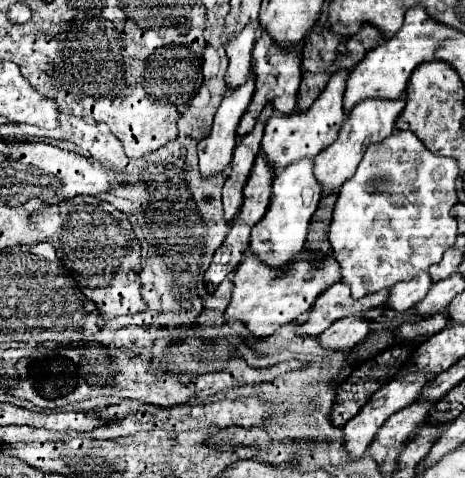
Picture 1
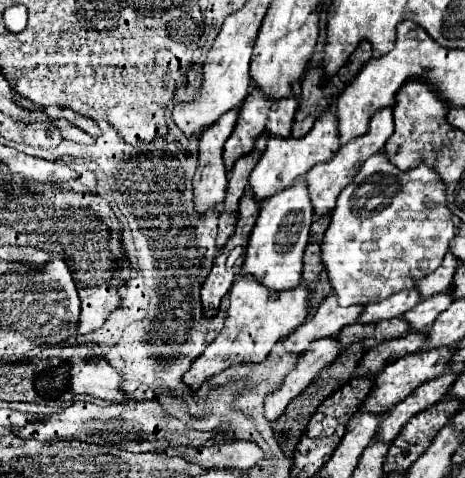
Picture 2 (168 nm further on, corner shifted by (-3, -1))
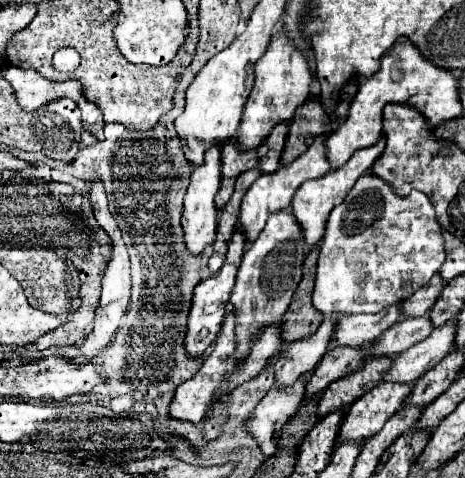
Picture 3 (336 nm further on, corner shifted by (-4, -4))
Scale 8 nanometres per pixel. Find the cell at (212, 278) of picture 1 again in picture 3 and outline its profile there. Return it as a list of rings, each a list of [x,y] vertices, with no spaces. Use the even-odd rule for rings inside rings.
[[[235,230],[233,238],[229,242],[229,252],[227,252],[227,258],[225,258],[221,270],[217,274],[209,276],[207,280],[199,282],[193,290],[193,308],[191,308],[189,322],[187,322],[187,354],[191,354],[191,356],[205,354],[207,348],[211,346],[211,342],[215,340],[221,324],[223,324],[223,318],[227,312],[227,302],[229,302],[231,290],[235,286],[235,276],[237,276],[239,262],[243,256],[243,246],[245,246],[245,236],[241,230]],[[235,236],[241,236],[241,238],[235,238]]]

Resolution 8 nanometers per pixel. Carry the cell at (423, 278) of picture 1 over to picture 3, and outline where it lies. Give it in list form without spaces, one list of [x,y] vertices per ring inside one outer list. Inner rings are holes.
[[[399,304],[383,308],[377,314],[345,314],[337,320],[335,340],[341,346],[367,346],[399,320]]]

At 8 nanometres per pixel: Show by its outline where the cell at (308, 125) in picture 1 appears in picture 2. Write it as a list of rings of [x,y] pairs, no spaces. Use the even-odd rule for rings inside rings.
[[[326,111],[310,129],[310,133],[304,139],[280,139],[280,137],[268,137],[268,147],[262,155],[262,159],[258,161],[258,165],[254,167],[252,175],[250,175],[250,189],[254,193],[254,197],[258,201],[264,201],[268,197],[272,197],[274,193],[286,189],[288,185],[292,185],[298,177],[306,175],[308,169],[312,169],[316,163],[324,163],[330,161],[330,157],[340,149],[340,141],[338,141],[338,121],[334,117],[332,111]]]

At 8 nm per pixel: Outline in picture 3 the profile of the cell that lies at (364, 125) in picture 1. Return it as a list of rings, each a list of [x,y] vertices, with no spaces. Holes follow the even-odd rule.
[[[381,136],[377,144],[373,144],[373,146],[369,146],[369,148],[357,150],[341,168],[331,170],[331,172],[327,172],[327,174],[321,176],[321,178],[307,180],[305,184],[301,184],[301,186],[297,188],[297,192],[295,192],[295,196],[293,196],[291,208],[293,208],[293,214],[295,214],[295,218],[299,220],[303,232],[305,232],[305,242],[307,242],[309,246],[315,246],[315,244],[323,238],[323,234],[325,234],[325,224],[327,224],[327,218],[329,218],[329,214],[331,214],[331,208],[337,206],[337,204],[341,204],[341,202],[345,200],[345,196],[349,194],[349,190],[353,188],[353,184],[357,182],[357,178],[375,164],[375,160],[381,156],[383,148],[385,148],[385,136]]]

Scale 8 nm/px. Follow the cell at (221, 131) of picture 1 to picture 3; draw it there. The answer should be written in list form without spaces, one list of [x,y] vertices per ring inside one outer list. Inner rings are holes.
[[[213,144],[205,152],[205,162],[193,170],[191,184],[185,194],[185,208],[183,208],[181,224],[185,230],[185,244],[187,244],[189,252],[193,252],[193,254],[201,254],[215,240],[215,228],[217,228],[217,218],[219,218],[217,216],[219,210],[215,206],[215,196],[221,186],[221,150],[219,148],[221,148],[219,144]]]

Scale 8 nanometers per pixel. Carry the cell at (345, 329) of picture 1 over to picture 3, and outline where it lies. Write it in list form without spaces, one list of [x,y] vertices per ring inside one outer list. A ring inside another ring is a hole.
[[[301,376],[287,388],[271,388],[257,404],[253,418],[249,420],[249,428],[265,456],[271,456],[275,452],[275,442],[281,426],[297,412],[299,404],[303,402],[307,378],[309,376]]]

